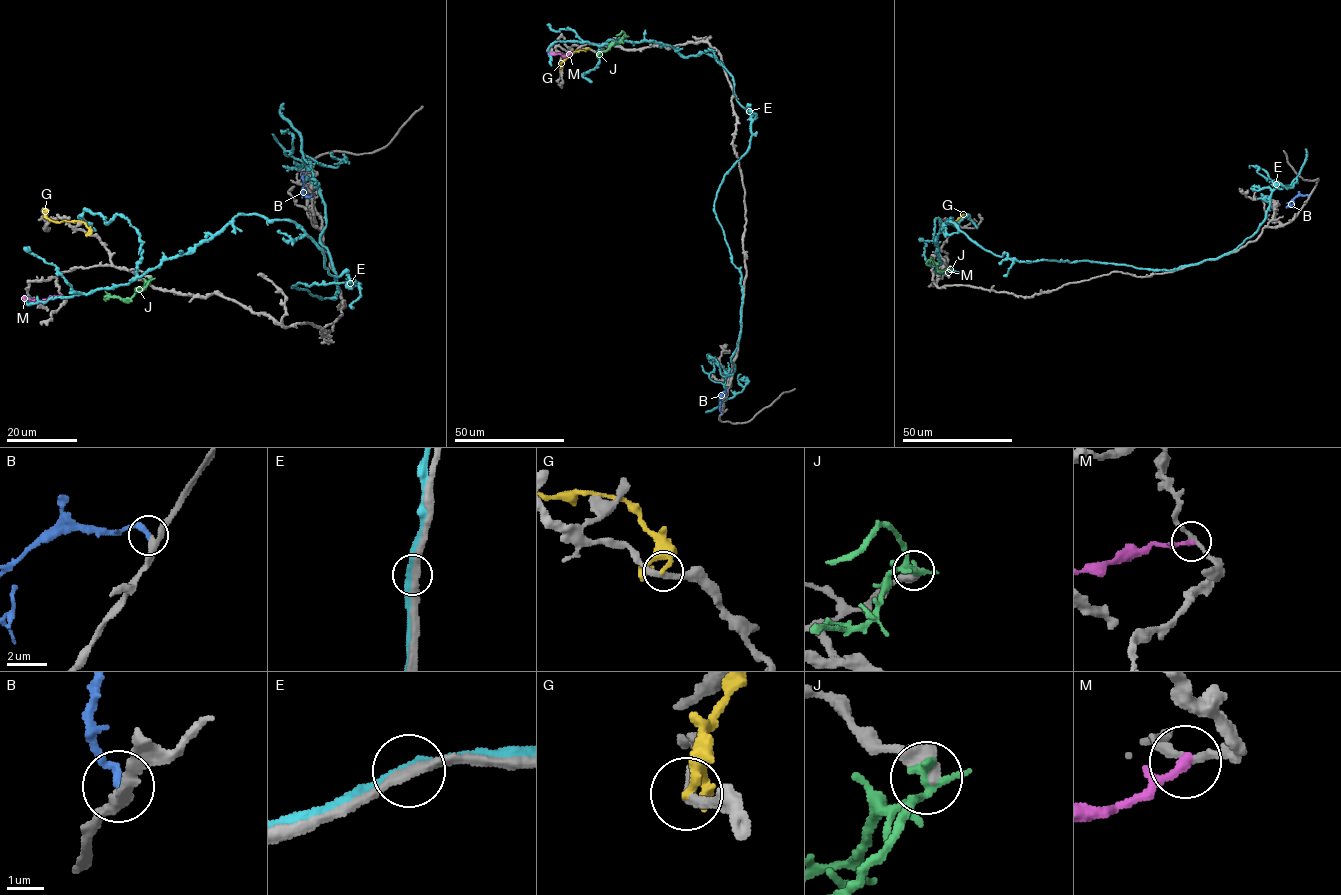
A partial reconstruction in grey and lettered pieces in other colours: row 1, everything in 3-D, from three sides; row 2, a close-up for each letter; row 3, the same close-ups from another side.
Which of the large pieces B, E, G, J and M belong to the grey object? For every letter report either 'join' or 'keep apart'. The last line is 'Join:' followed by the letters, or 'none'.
B: join
E: keep apart
G: keep apart
J: keep apart
M: keep apart
Join: B

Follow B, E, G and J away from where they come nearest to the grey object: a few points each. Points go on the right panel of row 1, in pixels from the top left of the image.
B: (1308, 195), (1297, 195), (1287, 207), (1291, 205)
E: (1205, 260), (1168, 270), (1019, 261), (952, 217), (937, 254), (937, 218), (968, 215), (977, 228)
G: (943, 230), (945, 222), (955, 222), (962, 214)
J: (931, 258), (938, 270), (952, 270)

